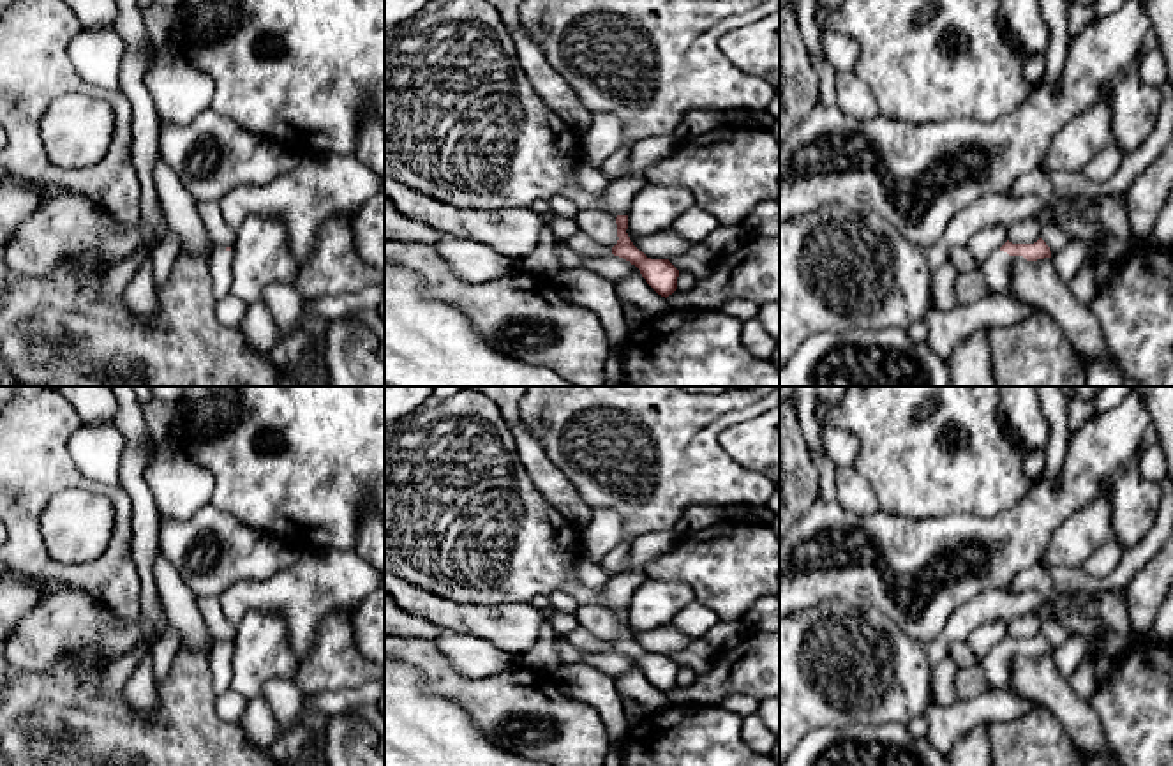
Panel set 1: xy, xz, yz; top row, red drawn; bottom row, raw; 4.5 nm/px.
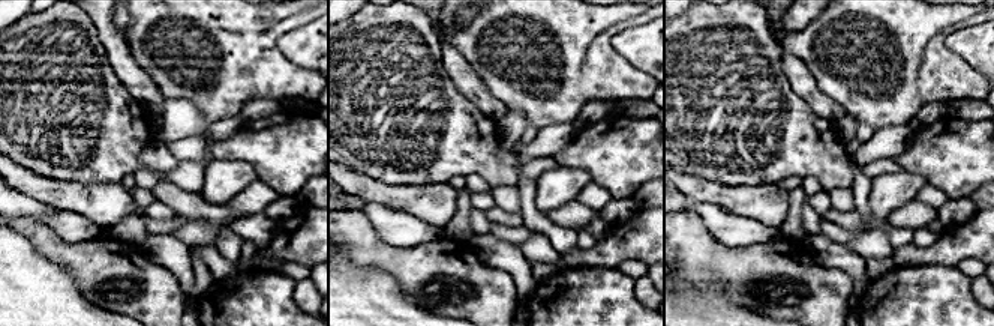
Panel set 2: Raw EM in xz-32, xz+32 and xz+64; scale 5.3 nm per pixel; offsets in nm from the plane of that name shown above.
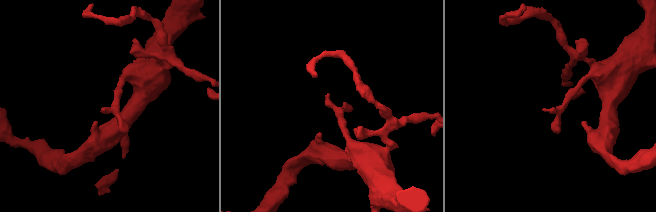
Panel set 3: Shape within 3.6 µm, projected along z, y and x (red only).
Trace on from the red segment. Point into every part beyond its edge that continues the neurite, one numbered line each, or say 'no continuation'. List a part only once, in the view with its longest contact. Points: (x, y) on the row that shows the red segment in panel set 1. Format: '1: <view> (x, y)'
1: yz (997, 267)

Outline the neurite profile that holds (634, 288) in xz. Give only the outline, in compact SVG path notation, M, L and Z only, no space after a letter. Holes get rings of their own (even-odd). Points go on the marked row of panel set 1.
M640 272L616 281L614 286L619 298L642 309L646 318L656 318L670 309L667 298L658 295Z

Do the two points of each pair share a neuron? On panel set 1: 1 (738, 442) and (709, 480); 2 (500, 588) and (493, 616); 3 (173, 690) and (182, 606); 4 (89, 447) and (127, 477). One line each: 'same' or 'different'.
1: different
2: different
3: different
4: different

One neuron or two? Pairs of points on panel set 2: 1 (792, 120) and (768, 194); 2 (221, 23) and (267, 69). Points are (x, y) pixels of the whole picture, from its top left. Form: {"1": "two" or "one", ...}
{"1": "two", "2": "one"}

